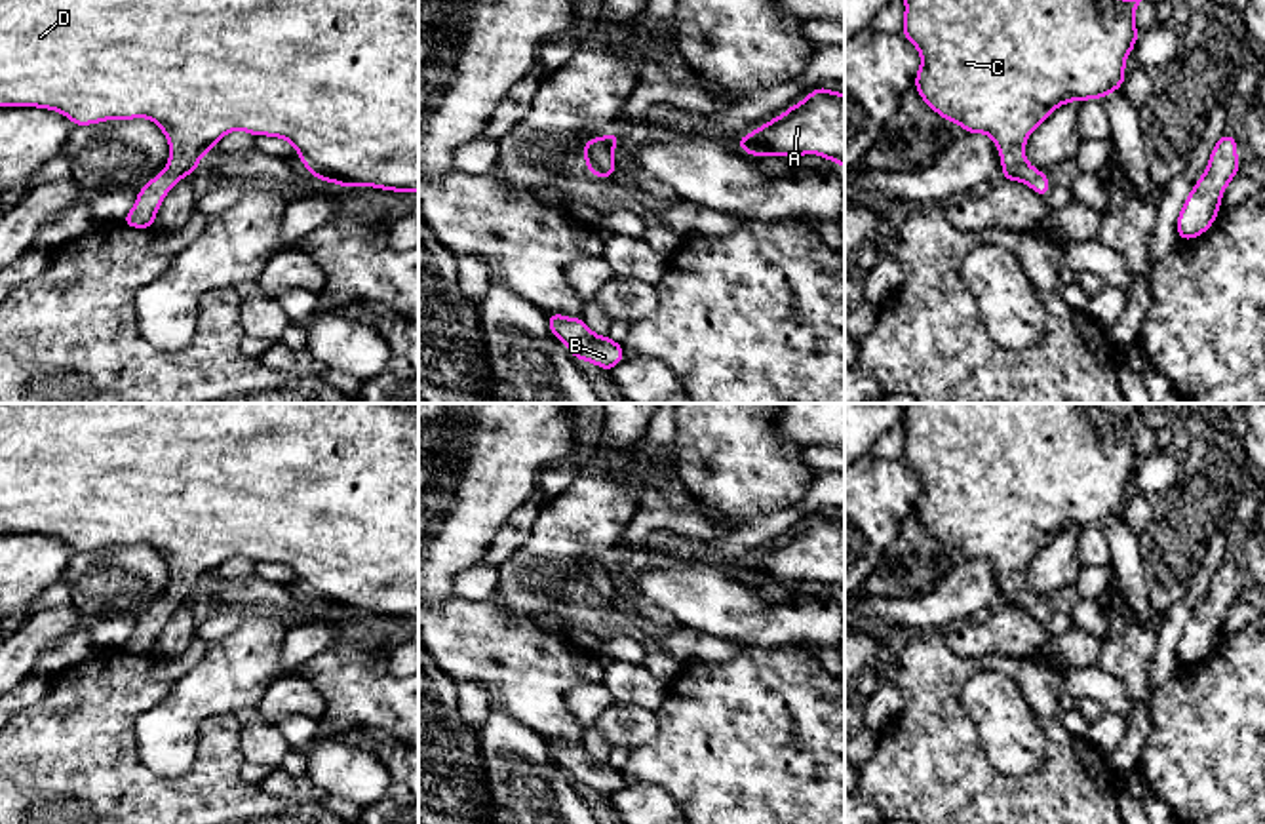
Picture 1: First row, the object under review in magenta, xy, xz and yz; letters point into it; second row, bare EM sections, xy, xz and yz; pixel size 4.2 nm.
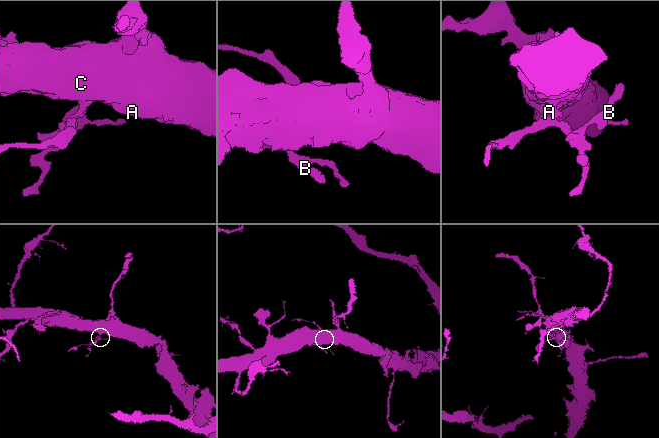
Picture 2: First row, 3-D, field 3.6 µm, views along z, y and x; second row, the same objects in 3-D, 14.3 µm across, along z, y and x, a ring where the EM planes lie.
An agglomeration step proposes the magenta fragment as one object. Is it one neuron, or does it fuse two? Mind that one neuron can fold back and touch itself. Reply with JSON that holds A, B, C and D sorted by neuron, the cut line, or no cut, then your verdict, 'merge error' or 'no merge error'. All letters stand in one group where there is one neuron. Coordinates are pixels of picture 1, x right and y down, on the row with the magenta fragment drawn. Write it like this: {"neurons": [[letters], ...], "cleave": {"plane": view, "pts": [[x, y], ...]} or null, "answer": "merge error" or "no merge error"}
{"neurons": [["A", "B", "C", "D"]], "cleave": null, "answer": "no merge error"}

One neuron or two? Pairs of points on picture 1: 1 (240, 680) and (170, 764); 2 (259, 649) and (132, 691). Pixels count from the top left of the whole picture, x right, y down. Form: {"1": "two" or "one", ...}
{"1": "one", "2": "two"}

